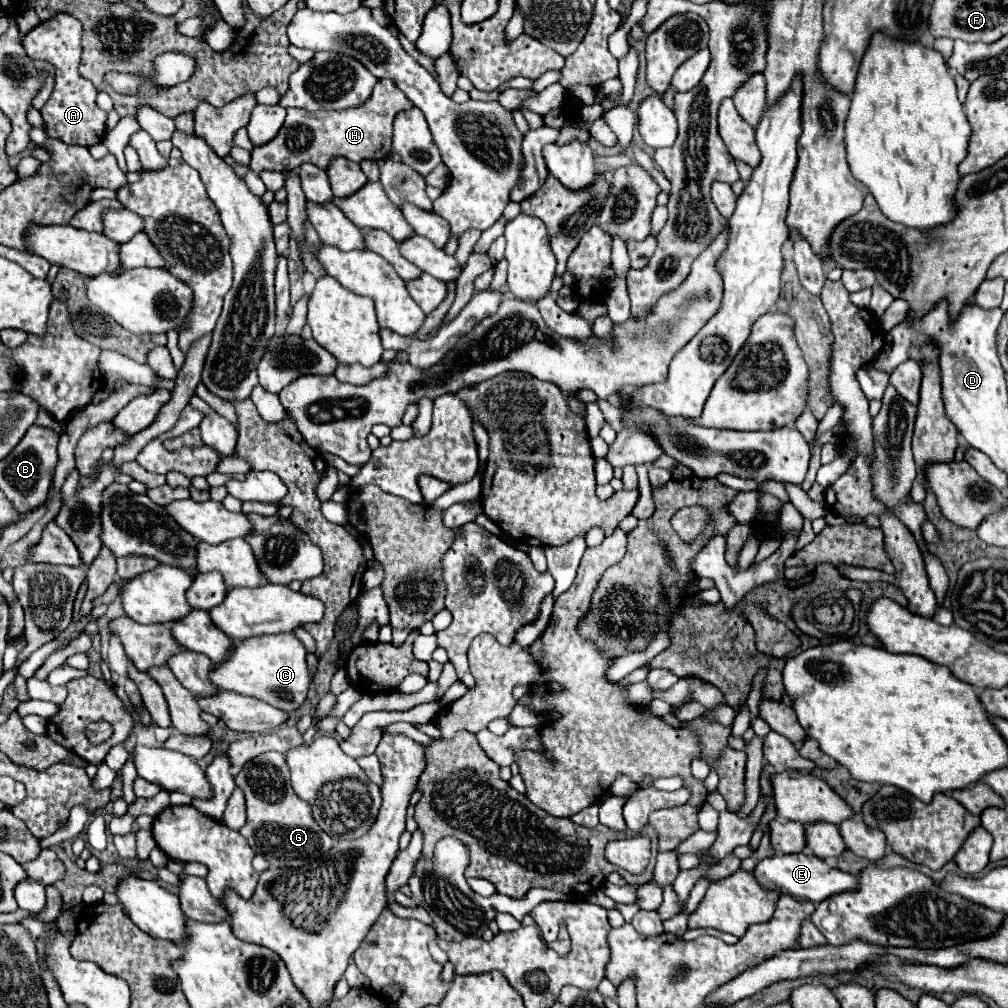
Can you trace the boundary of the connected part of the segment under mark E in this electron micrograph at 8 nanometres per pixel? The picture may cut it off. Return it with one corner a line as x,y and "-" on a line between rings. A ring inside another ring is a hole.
809,852
783,854
783,856
773,856
773,858
761,860
753,872
755,872
759,884
763,884
763,888
779,888
781,894
809,900
813,904
819,904
819,902
823,902
835,894
841,894
841,892
857,892
859,890
859,882
855,876
851,876
839,868
831,868
825,860
821,860

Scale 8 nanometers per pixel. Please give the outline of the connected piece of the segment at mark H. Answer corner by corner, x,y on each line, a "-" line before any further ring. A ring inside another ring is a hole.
389,78
377,80
371,98
359,108
349,108
341,112
307,112
287,108
285,124
279,134
269,140
269,144
257,146
251,152
249,168
253,172
261,170
295,170
305,162
311,162
323,170
331,164
333,158
341,156
351,162
361,160
381,160
389,156
391,136
393,136
393,120
401,110
409,110
411,100
393,84

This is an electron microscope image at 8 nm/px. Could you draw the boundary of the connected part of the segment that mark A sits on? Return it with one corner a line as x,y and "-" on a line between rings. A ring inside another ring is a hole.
55,16
47,22
41,22
31,32
23,36
25,54
31,58
47,60
55,66
55,88
47,104
39,110
45,122
45,132
49,138
59,138
65,144
75,146
95,146
105,136
107,114
97,108
97,88
79,76
79,60
81,60
81,24
73,16

